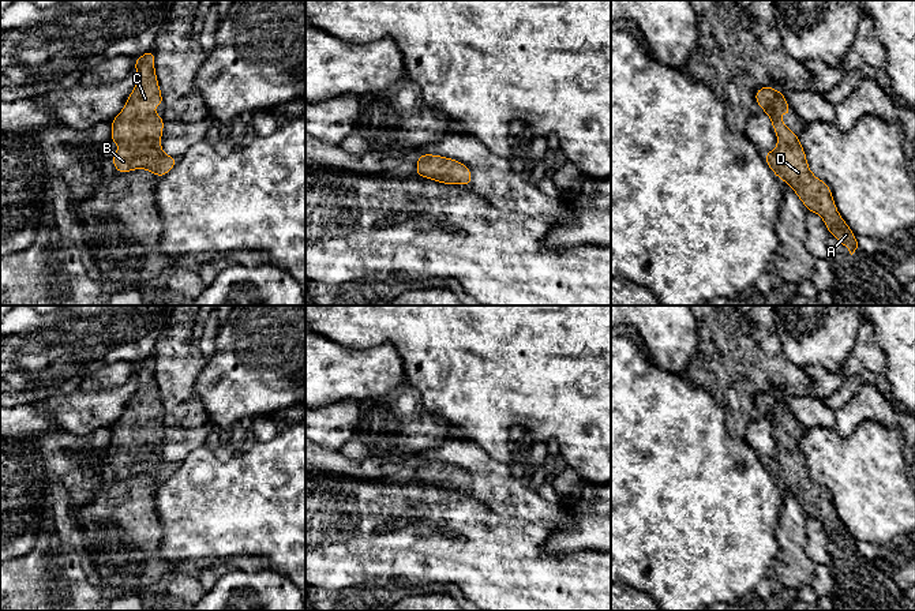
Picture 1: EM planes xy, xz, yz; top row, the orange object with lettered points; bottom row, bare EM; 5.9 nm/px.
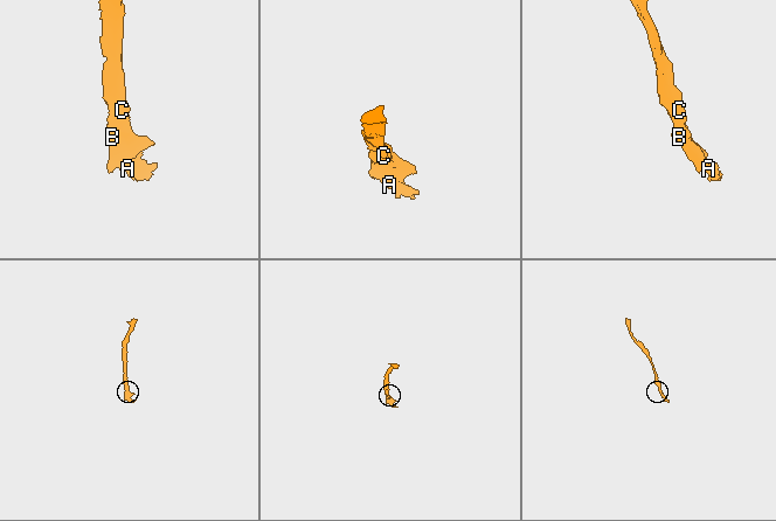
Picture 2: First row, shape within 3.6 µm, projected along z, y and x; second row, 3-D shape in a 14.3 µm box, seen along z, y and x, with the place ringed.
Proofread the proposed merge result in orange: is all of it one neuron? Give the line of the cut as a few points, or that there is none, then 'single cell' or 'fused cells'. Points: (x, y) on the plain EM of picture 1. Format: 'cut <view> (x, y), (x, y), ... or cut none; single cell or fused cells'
cut none; single cell

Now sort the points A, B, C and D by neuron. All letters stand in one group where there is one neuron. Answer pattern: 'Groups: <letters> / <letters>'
Groups: A B C D

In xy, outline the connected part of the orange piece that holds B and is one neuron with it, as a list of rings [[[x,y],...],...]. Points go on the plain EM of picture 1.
[[[154,355],[135,364],[138,390],[123,416],[110,427],[109,446],[120,451],[119,458],[109,460],[117,479],[147,475],[160,484],[177,469],[177,462],[169,462],[161,454],[165,424],[149,416],[150,412],[164,412],[154,367]]]

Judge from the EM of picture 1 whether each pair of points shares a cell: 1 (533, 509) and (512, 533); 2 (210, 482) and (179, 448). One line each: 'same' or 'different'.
1: different
2: different

